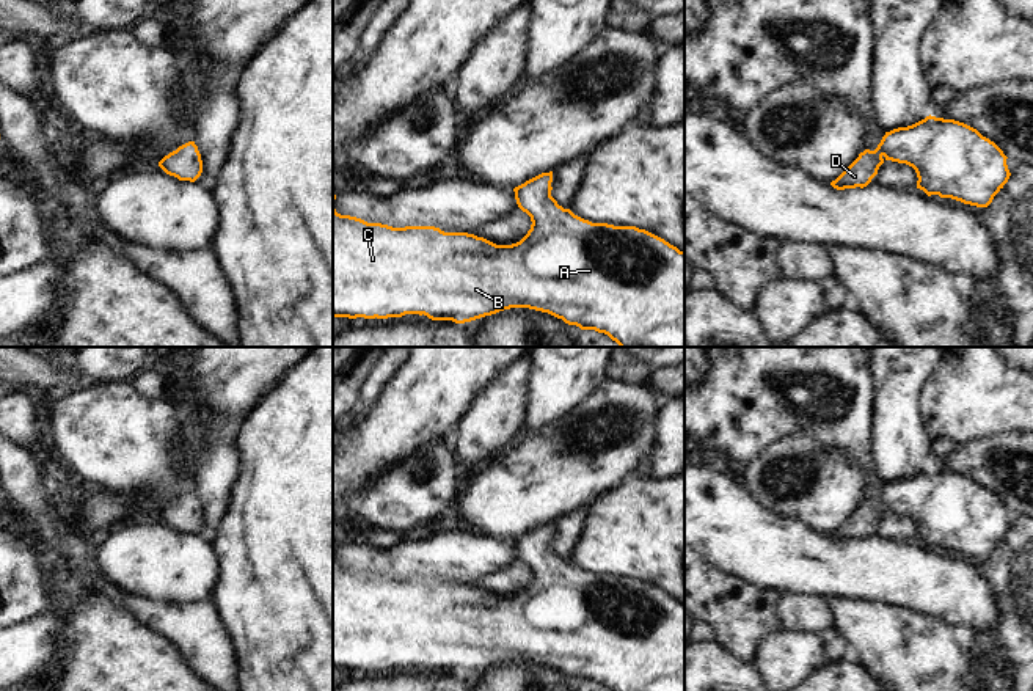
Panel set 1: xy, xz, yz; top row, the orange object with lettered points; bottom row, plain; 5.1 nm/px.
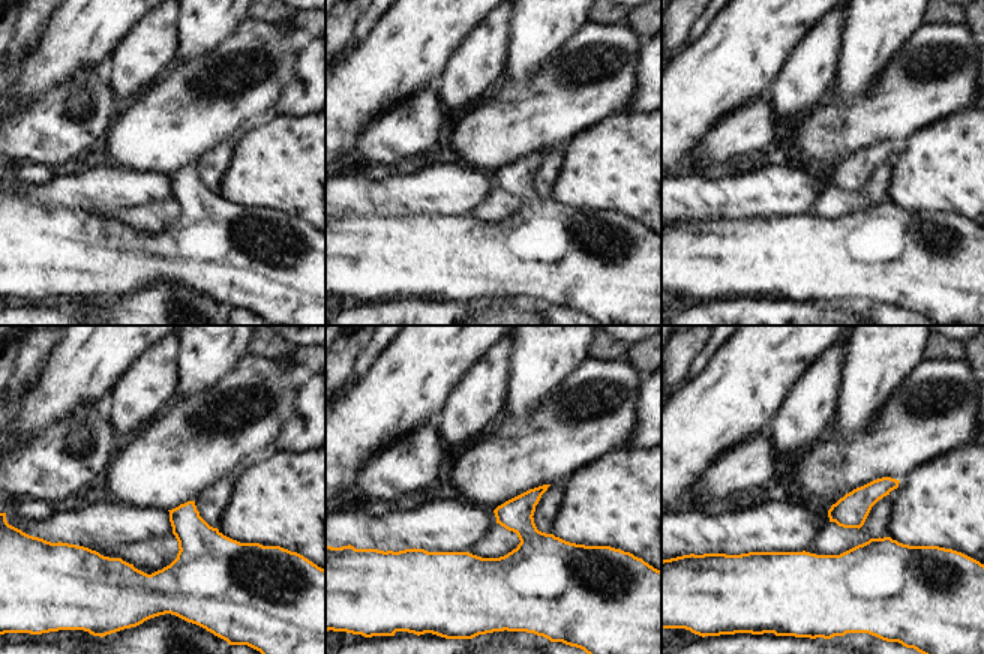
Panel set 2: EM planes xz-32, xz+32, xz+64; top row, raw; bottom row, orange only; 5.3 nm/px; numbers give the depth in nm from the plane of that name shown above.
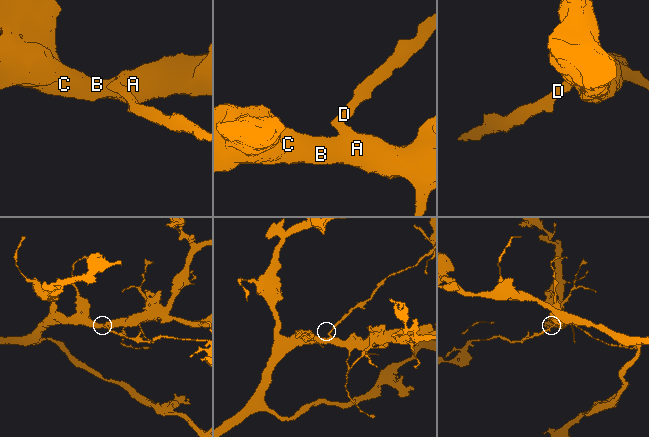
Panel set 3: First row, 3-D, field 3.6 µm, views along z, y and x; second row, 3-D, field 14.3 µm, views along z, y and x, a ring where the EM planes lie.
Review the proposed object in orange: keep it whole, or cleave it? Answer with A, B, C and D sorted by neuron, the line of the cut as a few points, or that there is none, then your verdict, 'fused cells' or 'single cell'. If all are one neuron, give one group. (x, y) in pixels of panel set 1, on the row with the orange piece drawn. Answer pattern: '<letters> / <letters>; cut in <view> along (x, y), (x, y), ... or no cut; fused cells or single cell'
A B C D; no cut; single cell

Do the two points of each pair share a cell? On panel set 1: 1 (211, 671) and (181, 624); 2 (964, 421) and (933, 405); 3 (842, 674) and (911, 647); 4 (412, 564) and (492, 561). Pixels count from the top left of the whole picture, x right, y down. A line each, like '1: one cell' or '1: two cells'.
1: one cell
2: one cell
3: two cells
4: one cell

